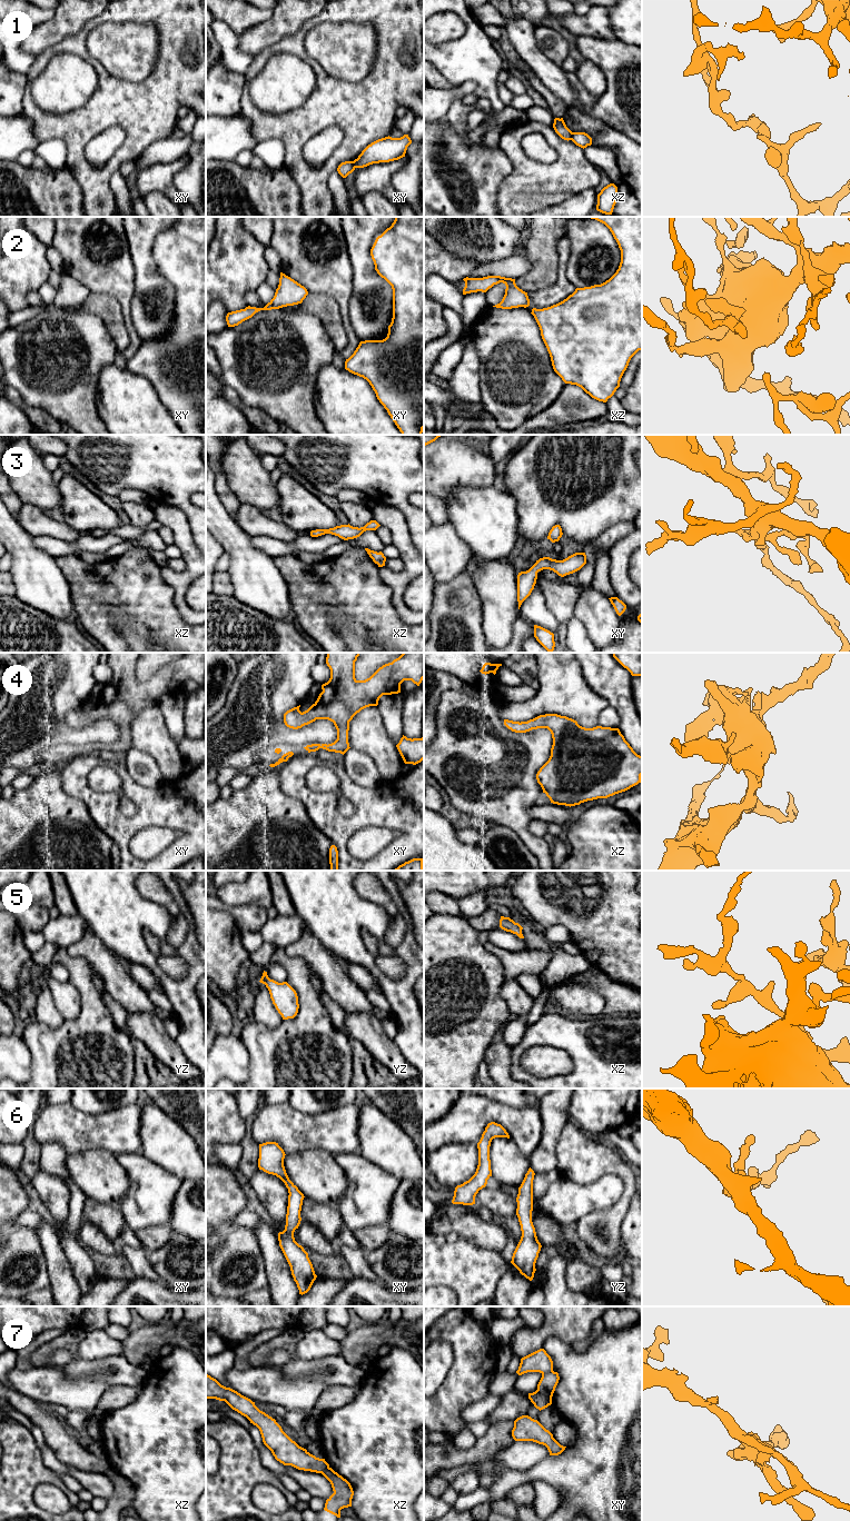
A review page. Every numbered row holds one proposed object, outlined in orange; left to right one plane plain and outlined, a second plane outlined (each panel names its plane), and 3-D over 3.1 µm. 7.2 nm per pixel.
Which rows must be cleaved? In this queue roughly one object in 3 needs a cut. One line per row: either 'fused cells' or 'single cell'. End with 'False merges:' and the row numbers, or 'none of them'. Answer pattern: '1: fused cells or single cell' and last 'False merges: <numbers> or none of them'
1: fused cells
2: single cell
3: single cell
4: single cell
5: single cell
6: single cell
7: fused cells
False merges: 1, 7

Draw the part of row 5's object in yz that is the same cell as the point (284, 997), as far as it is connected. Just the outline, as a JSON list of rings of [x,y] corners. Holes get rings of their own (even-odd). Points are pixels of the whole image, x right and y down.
[[[265,971],[259,982],[268,988],[273,1004],[283,1020],[294,1018],[297,1015],[299,1008],[298,996],[287,982],[278,983],[270,980]]]

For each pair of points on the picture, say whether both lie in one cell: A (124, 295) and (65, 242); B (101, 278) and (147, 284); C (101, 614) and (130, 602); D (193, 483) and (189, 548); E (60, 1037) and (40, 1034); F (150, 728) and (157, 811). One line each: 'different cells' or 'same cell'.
A: same cell
B: different cells
C: same cell
D: different cells
E: same cell
F: different cells

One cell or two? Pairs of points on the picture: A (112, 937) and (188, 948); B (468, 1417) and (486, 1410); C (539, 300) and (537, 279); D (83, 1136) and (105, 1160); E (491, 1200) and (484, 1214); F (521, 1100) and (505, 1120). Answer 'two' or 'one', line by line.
A: one
B: one
C: two
D: two
E: two
F: two

